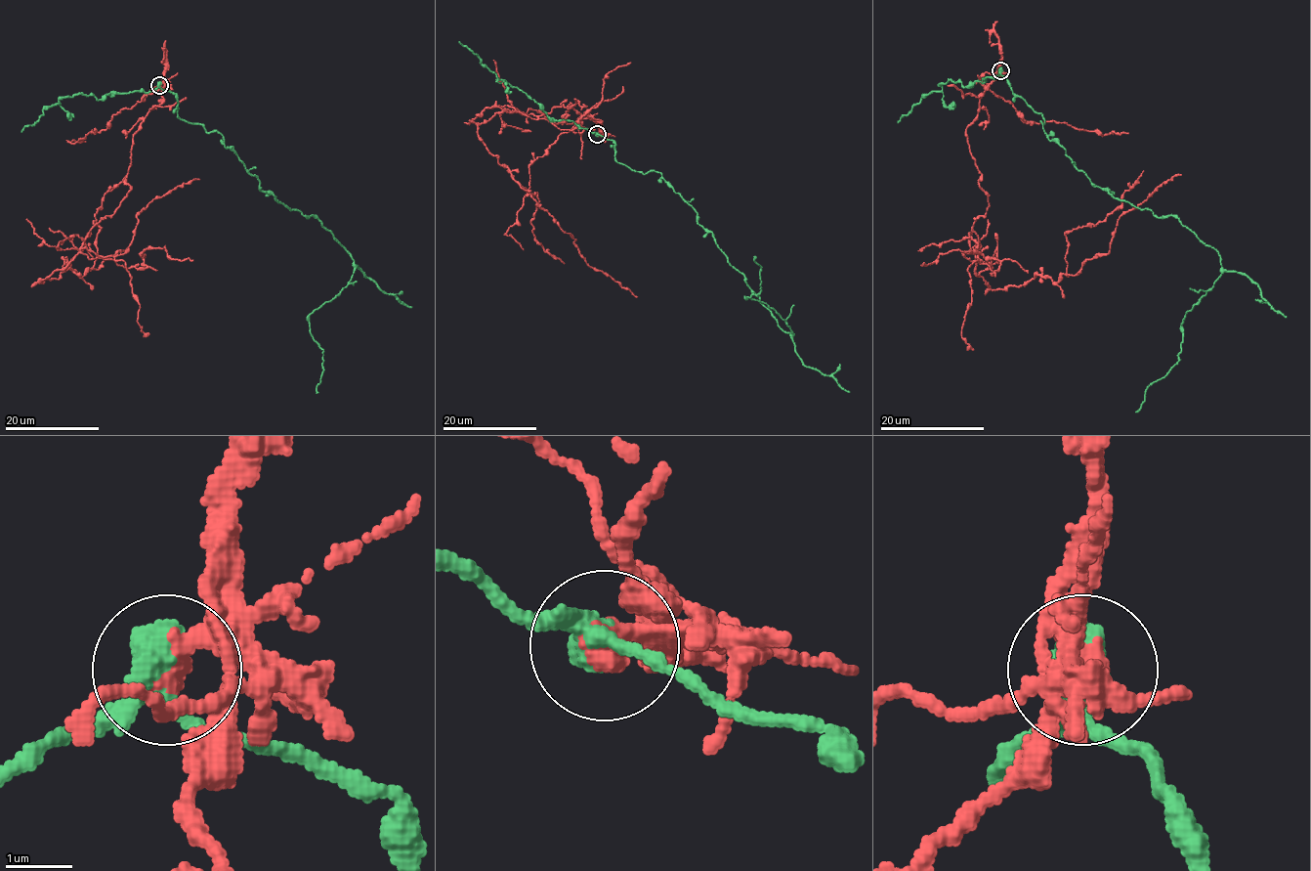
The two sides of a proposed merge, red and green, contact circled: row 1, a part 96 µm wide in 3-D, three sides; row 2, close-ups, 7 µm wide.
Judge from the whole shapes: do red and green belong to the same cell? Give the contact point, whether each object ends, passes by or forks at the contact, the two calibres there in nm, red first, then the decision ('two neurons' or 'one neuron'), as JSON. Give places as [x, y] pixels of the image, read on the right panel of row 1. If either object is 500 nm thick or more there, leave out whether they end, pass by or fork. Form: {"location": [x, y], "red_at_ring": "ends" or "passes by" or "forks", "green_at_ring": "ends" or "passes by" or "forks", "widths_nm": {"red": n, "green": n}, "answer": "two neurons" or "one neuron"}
{"location": [1000, 70], "red_at_ring": "ends", "green_at_ring": "passes by", "widths_nm": {"red": 460, "green": 480}, "answer": "two neurons"}

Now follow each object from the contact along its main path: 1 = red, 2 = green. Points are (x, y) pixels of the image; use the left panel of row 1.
1: (159, 84), (163, 100), (133, 137), (125, 198), (40, 283), (98, 270), (153, 199), (199, 178)
2: (159, 84), (349, 253), (350, 282), (309, 315), (317, 392)

